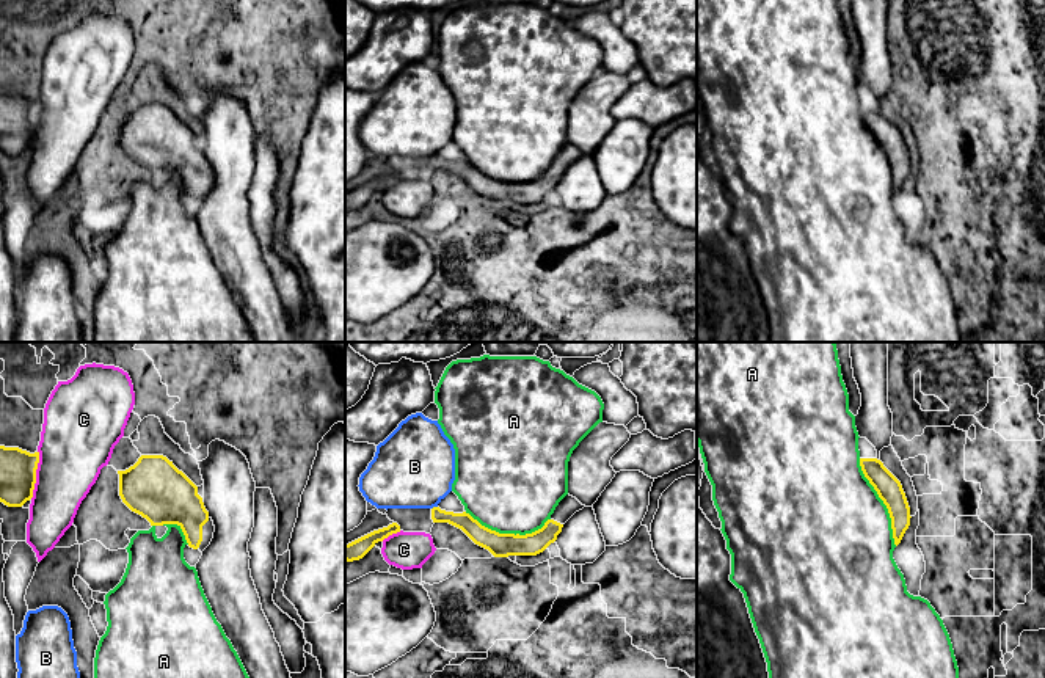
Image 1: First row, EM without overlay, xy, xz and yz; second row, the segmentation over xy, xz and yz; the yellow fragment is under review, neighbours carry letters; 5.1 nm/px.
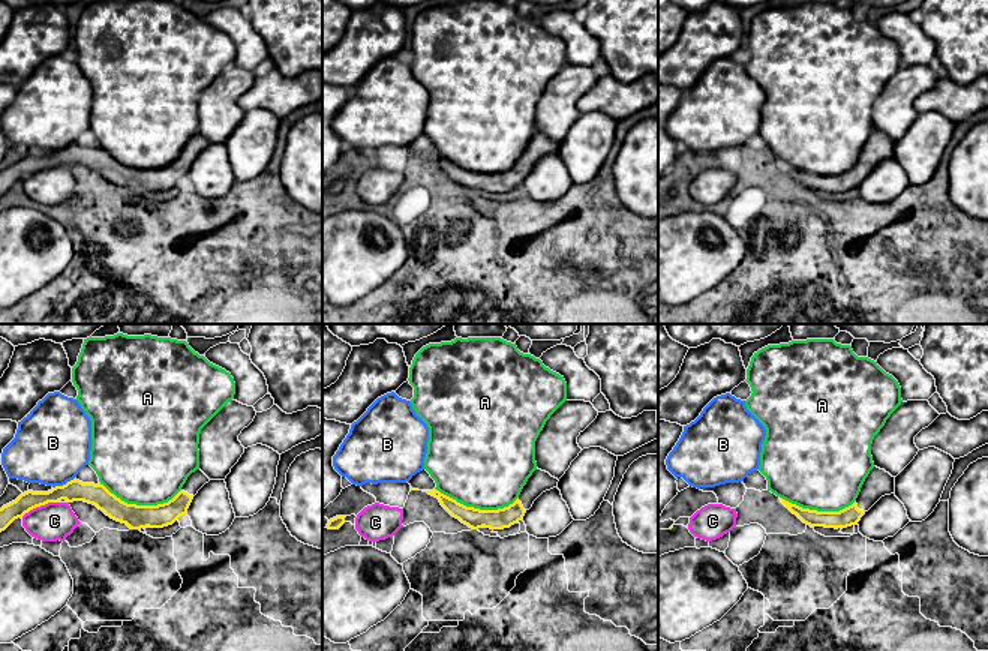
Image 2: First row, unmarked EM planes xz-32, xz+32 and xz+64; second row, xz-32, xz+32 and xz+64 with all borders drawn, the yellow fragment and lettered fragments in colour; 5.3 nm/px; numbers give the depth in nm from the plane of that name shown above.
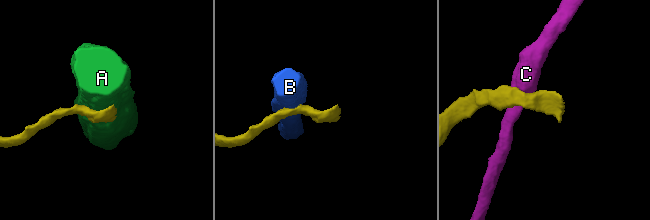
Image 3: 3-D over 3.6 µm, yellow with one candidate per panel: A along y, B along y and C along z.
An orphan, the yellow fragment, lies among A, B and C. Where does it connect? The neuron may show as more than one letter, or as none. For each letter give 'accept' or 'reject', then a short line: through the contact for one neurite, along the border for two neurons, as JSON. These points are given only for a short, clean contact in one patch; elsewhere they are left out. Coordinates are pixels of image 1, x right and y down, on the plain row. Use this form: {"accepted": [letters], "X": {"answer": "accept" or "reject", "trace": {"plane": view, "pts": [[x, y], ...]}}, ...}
{"accepted": [], "A": {"answer": "reject"}, "B": {"answer": "reject", "trace": {"plane": "xz", "pts": [[436, 154], [432, 157]]}}, "C": {"answer": "reject"}}

